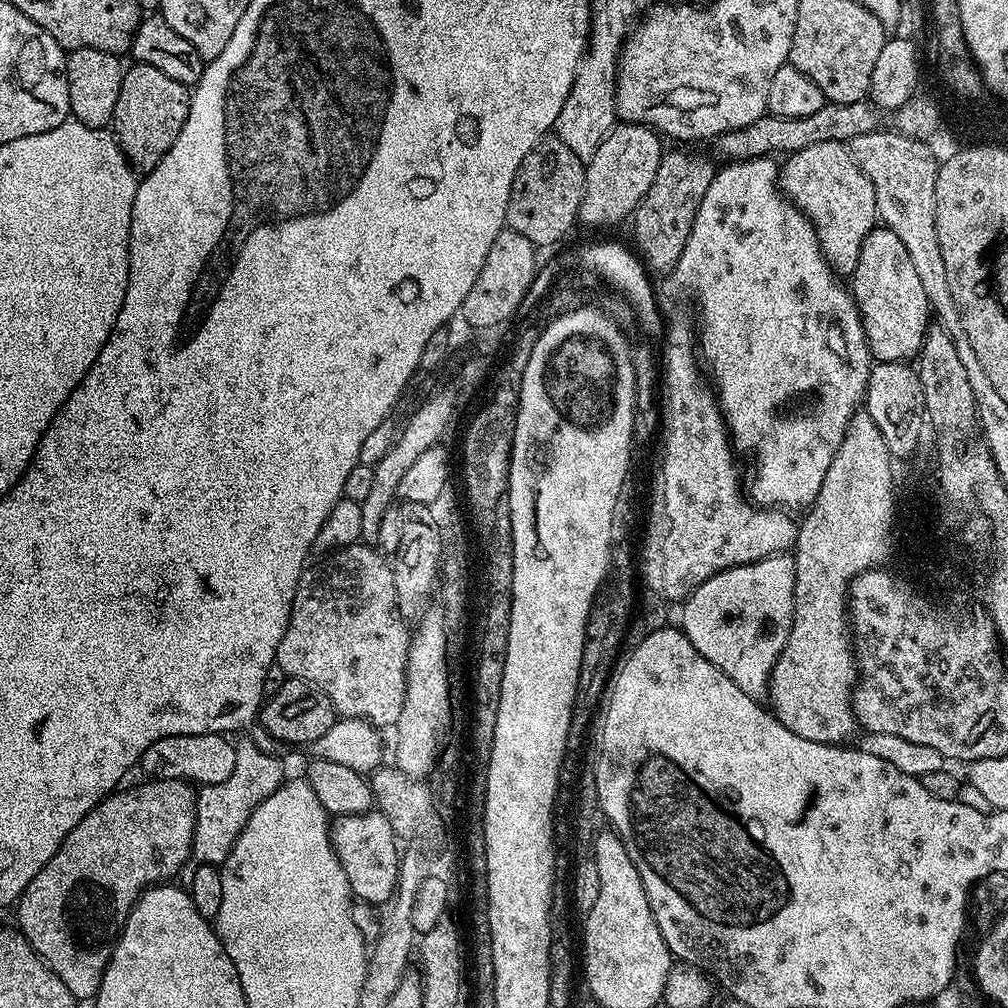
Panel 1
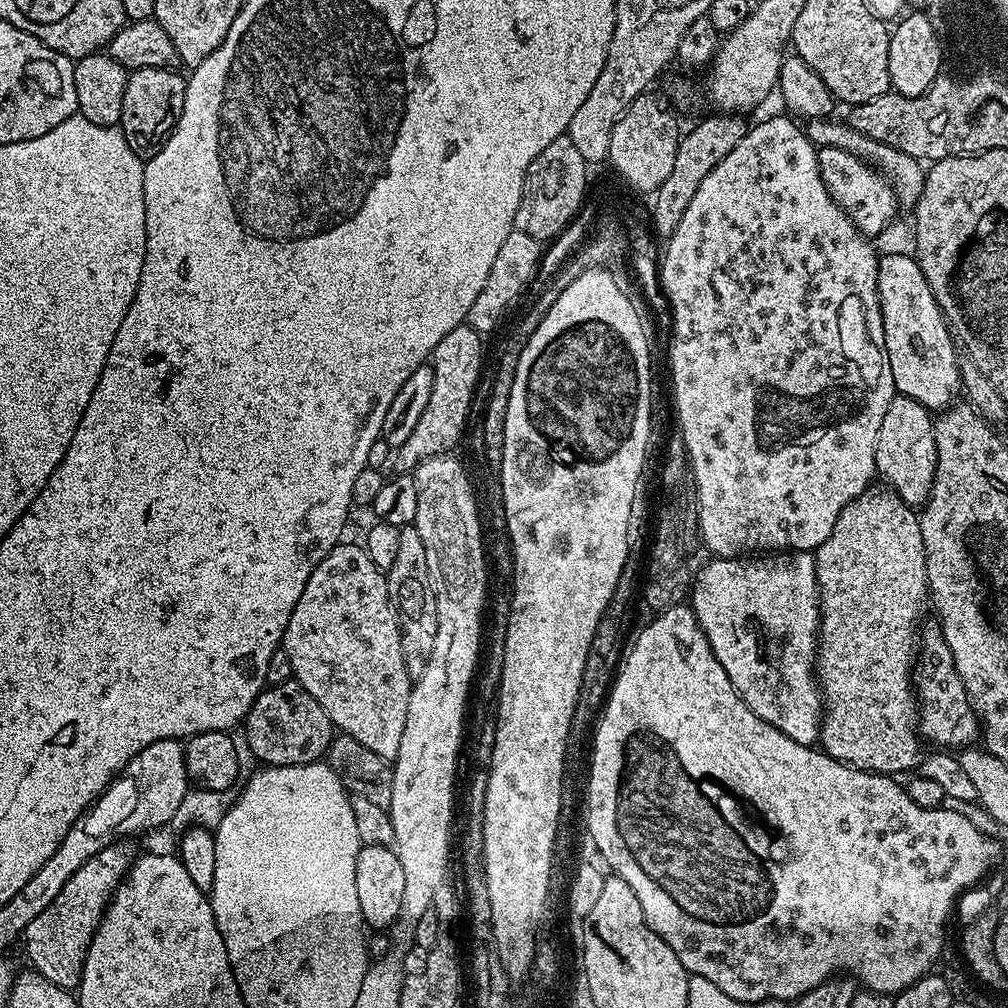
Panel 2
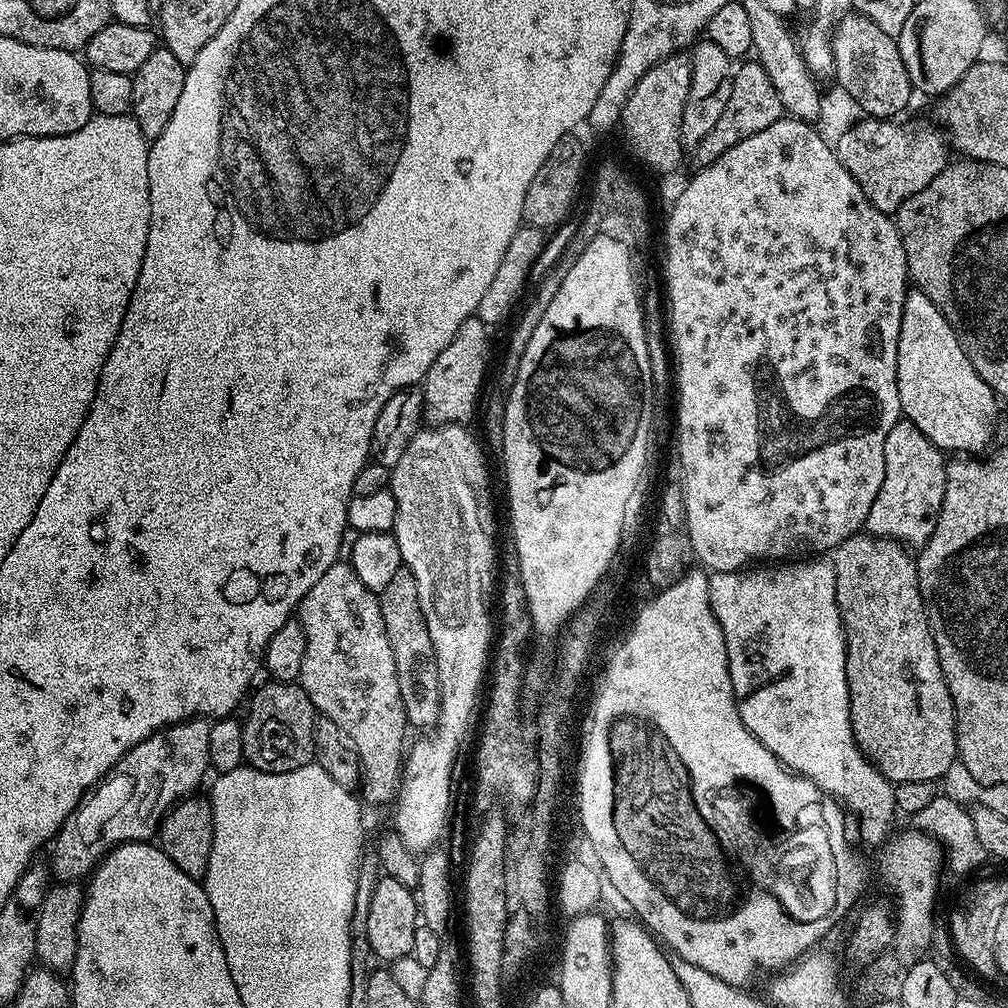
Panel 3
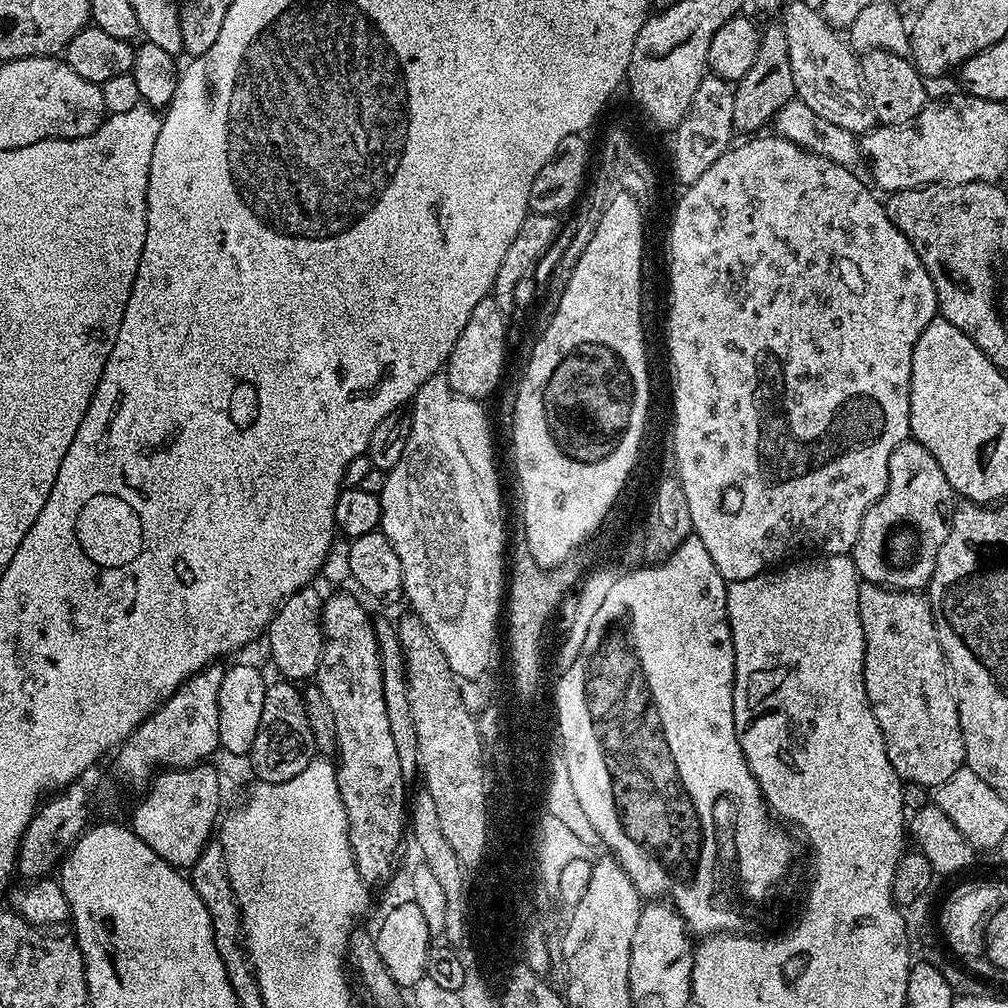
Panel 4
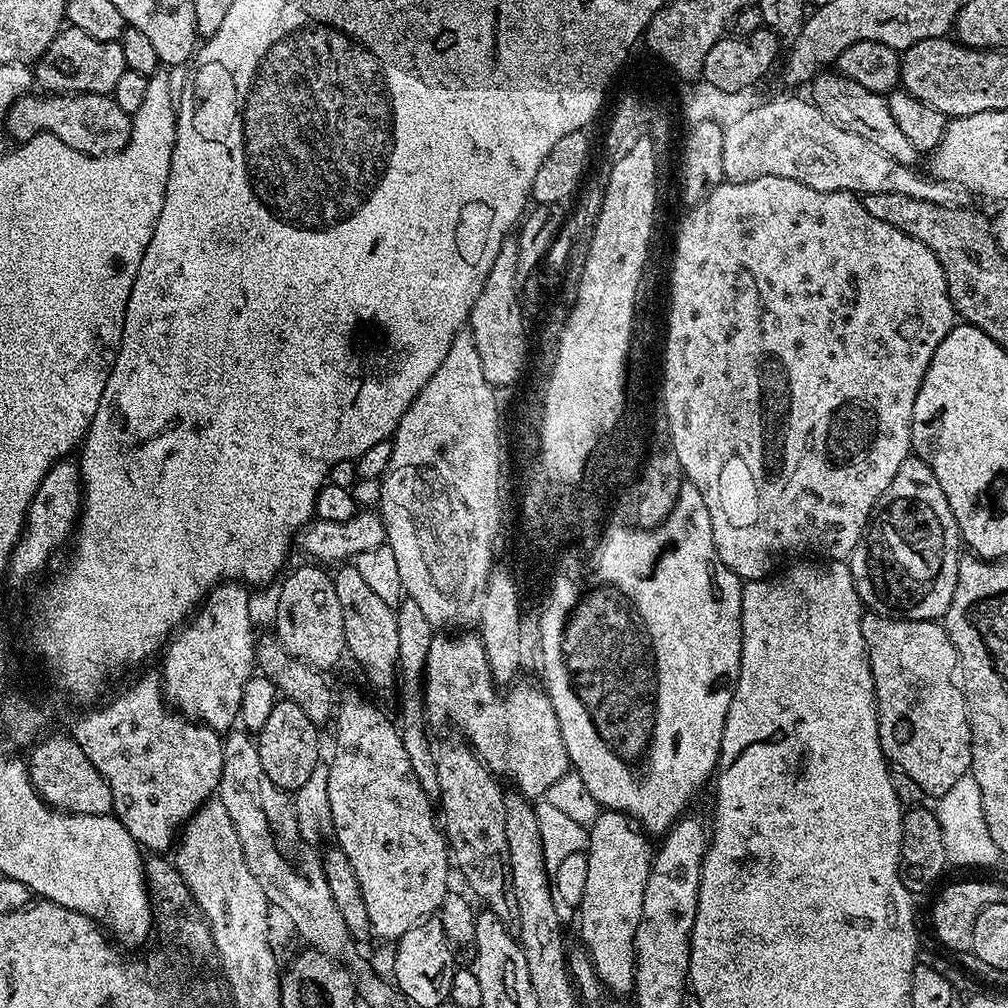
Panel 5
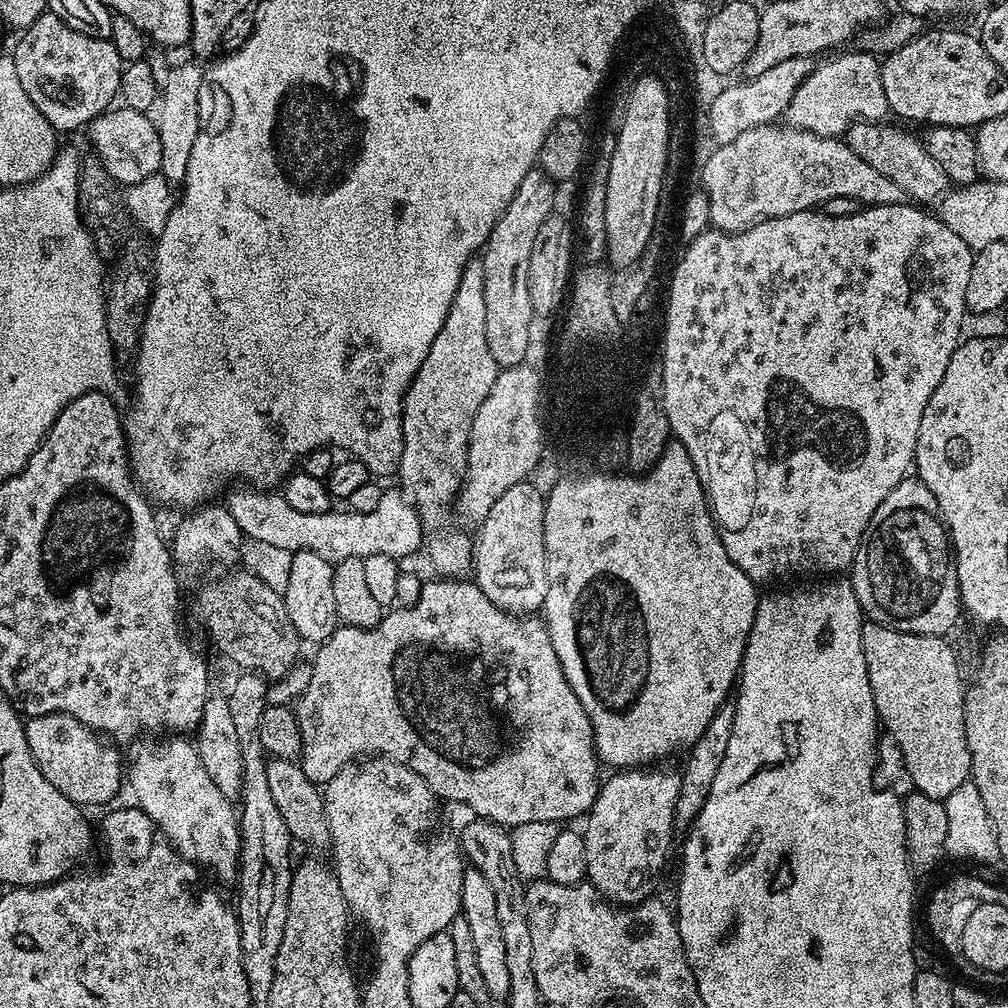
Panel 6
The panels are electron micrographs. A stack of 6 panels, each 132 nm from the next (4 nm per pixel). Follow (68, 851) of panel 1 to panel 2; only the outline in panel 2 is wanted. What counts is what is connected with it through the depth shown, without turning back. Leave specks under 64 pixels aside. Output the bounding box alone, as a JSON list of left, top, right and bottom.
[22,842,134,990]

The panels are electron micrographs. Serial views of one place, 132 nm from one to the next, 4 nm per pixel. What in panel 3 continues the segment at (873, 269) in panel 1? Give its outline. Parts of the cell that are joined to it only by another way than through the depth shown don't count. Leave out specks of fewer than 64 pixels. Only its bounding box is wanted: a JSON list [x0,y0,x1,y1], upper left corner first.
[896,290,998,454]

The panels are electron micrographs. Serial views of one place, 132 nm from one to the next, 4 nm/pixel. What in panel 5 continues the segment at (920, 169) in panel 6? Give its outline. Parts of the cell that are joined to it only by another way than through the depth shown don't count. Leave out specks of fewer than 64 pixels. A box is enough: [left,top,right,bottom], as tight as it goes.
[810,70,918,165]

